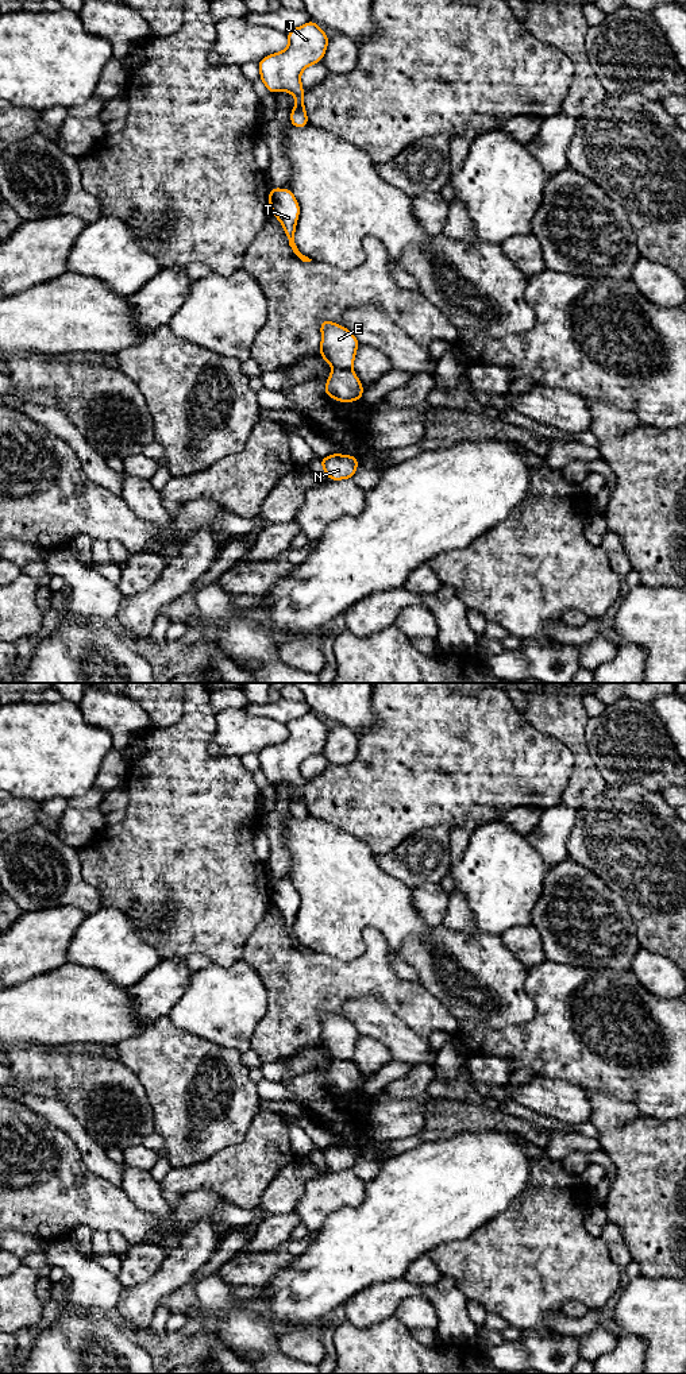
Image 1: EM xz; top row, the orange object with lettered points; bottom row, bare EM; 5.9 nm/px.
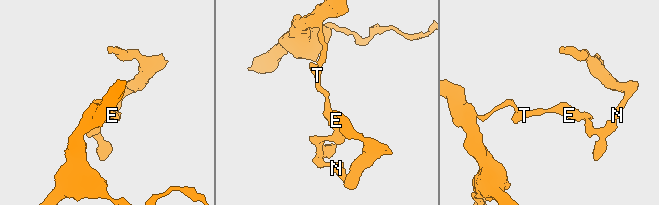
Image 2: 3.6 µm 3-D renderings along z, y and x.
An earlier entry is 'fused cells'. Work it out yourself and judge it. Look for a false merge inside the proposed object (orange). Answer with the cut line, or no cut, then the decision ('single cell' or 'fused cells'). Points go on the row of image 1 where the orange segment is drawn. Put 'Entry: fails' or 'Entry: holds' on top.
Entry: holds
cut in xz along (334, 369), (350, 370); fused cells

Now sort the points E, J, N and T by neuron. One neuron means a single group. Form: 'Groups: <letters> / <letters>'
Groups: E J T / N

